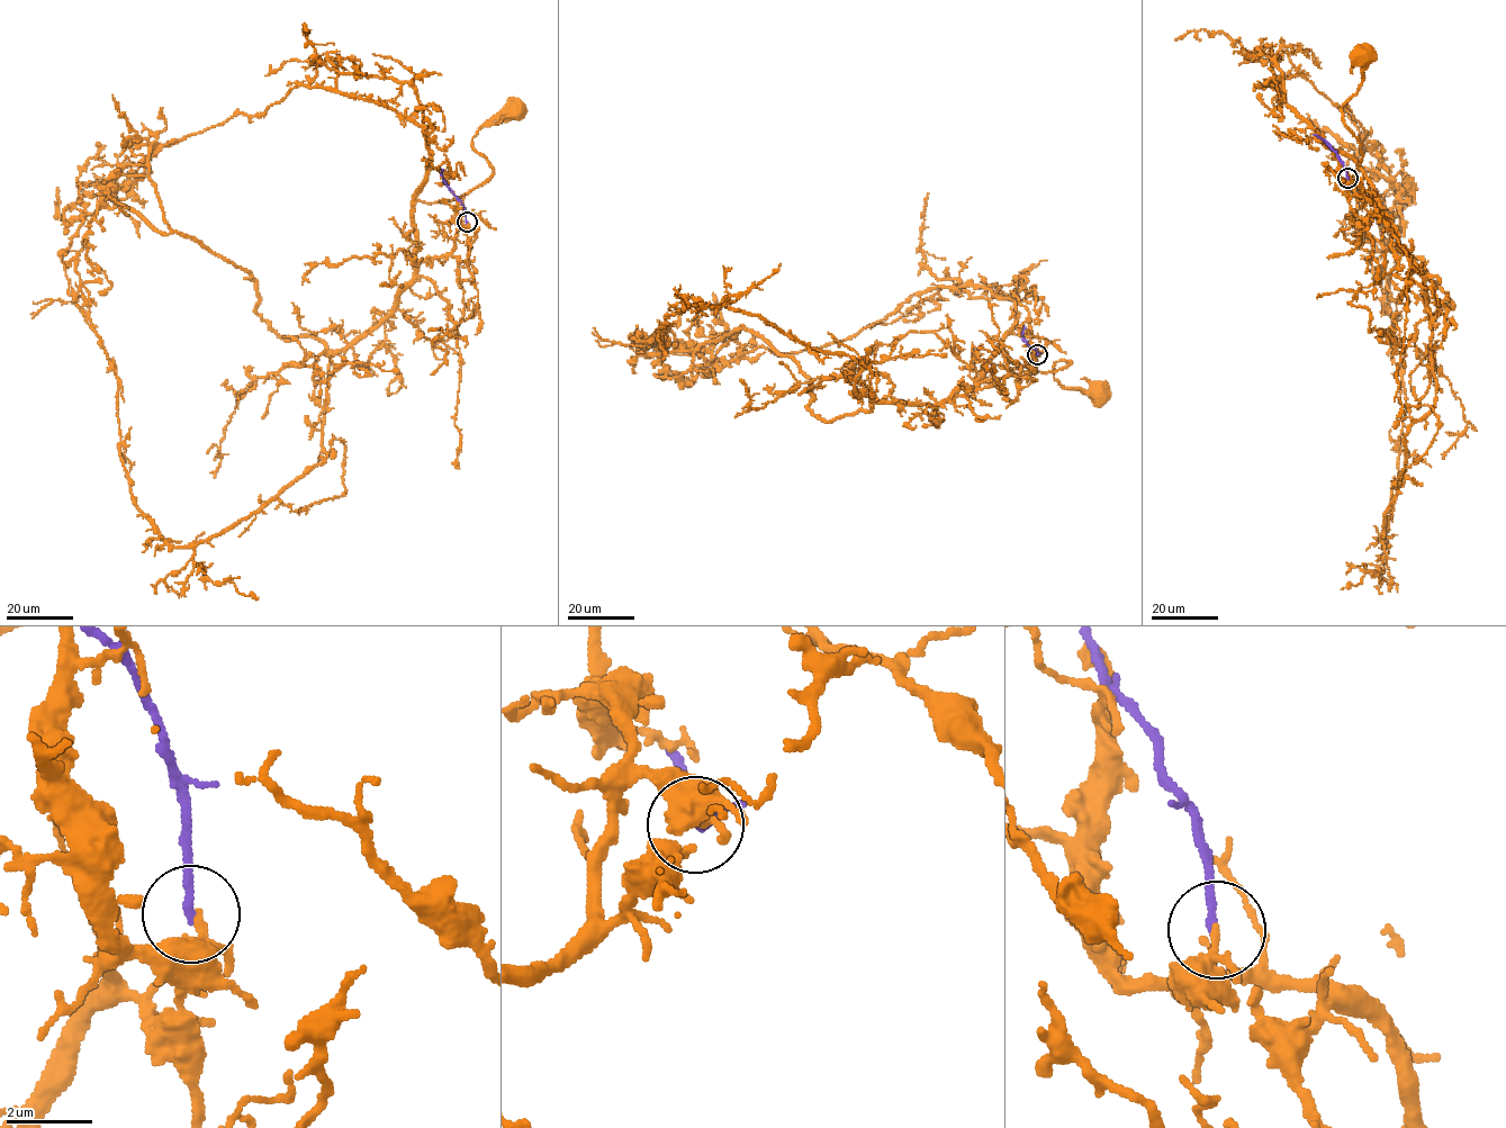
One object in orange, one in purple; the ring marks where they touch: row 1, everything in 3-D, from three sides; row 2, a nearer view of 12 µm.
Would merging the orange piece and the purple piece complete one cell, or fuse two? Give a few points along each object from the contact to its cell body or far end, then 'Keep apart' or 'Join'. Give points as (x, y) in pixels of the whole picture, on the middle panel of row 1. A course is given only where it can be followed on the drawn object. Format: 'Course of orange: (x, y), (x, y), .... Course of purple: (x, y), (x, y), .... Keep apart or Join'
Course of orange: (1038, 354), (1013, 375), (977, 382), (989, 362), (1051, 372), (1064, 360), (1054, 367), (1058, 382), (1099, 389). Course of purple: (1037, 354), (1022, 335), (1024, 326). Keep apart

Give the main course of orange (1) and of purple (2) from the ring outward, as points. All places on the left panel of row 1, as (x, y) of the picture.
1: (467, 223), (450, 252), (417, 261), (412, 207), (460, 198), (486, 181), (494, 170), (472, 137), (515, 111)
2: (467, 223), (463, 206), (442, 177), (441, 169)

